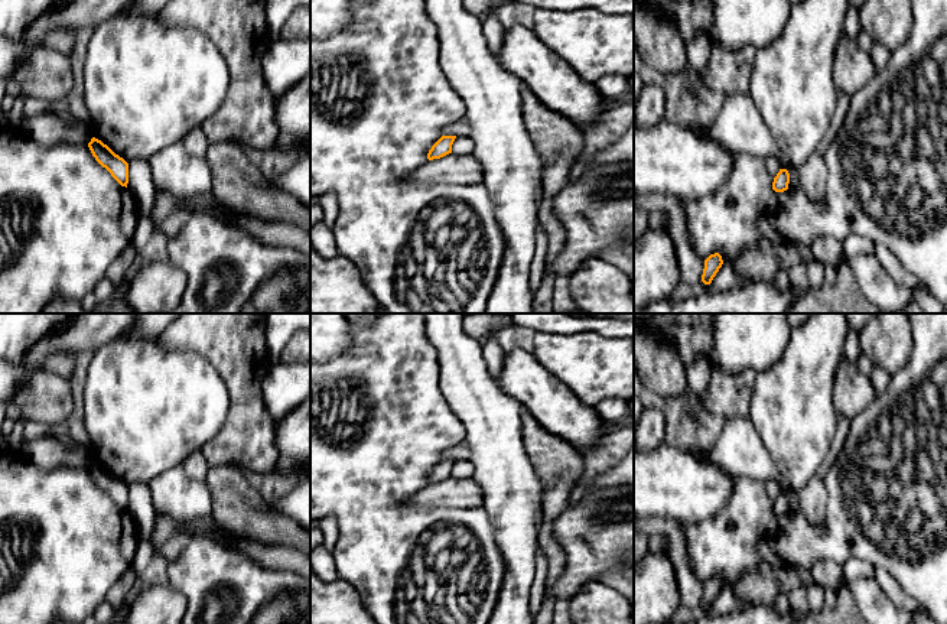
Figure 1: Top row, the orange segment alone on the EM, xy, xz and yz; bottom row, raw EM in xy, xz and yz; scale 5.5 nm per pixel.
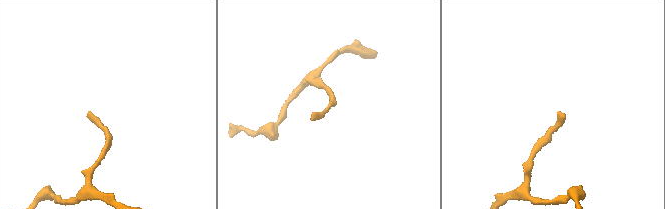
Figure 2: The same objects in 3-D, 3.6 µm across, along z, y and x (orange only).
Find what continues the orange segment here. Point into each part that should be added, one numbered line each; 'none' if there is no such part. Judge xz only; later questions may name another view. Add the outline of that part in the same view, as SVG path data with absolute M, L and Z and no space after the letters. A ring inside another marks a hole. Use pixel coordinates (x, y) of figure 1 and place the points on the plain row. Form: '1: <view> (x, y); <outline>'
none

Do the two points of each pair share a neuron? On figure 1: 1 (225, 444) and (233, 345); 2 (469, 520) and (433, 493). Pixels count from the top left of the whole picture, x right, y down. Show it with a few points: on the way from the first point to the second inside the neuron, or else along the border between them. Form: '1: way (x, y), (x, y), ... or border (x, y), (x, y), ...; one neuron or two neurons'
1: way (241, 419), (241, 370); one neuron
2: border (420, 506), (481, 507); two neurons

